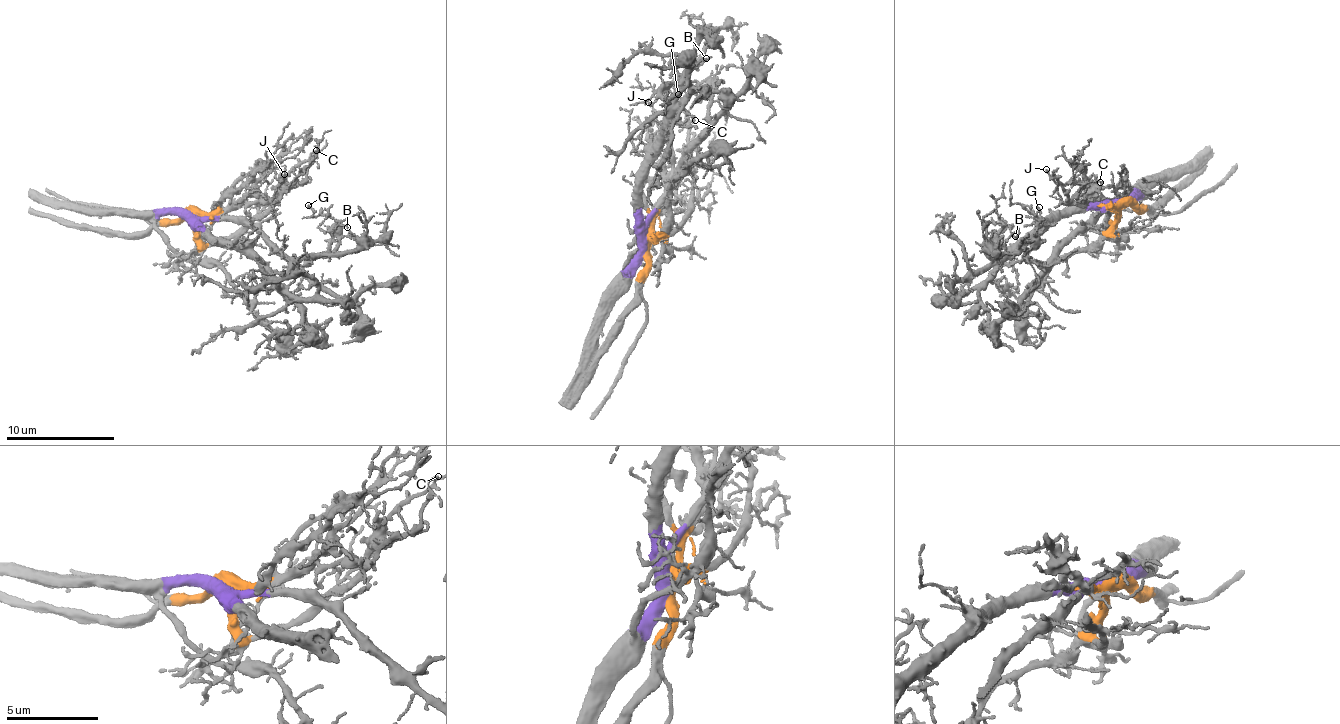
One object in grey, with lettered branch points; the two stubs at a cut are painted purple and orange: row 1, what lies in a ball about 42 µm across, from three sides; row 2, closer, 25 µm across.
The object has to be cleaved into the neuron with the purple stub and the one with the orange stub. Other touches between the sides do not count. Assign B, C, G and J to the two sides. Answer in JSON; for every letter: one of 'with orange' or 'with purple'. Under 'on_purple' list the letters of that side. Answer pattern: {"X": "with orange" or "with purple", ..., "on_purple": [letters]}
{"B": "with purple", "C": "with orange", "G": "with purple", "J": "with orange", "on_purple": ["B", "G"]}

